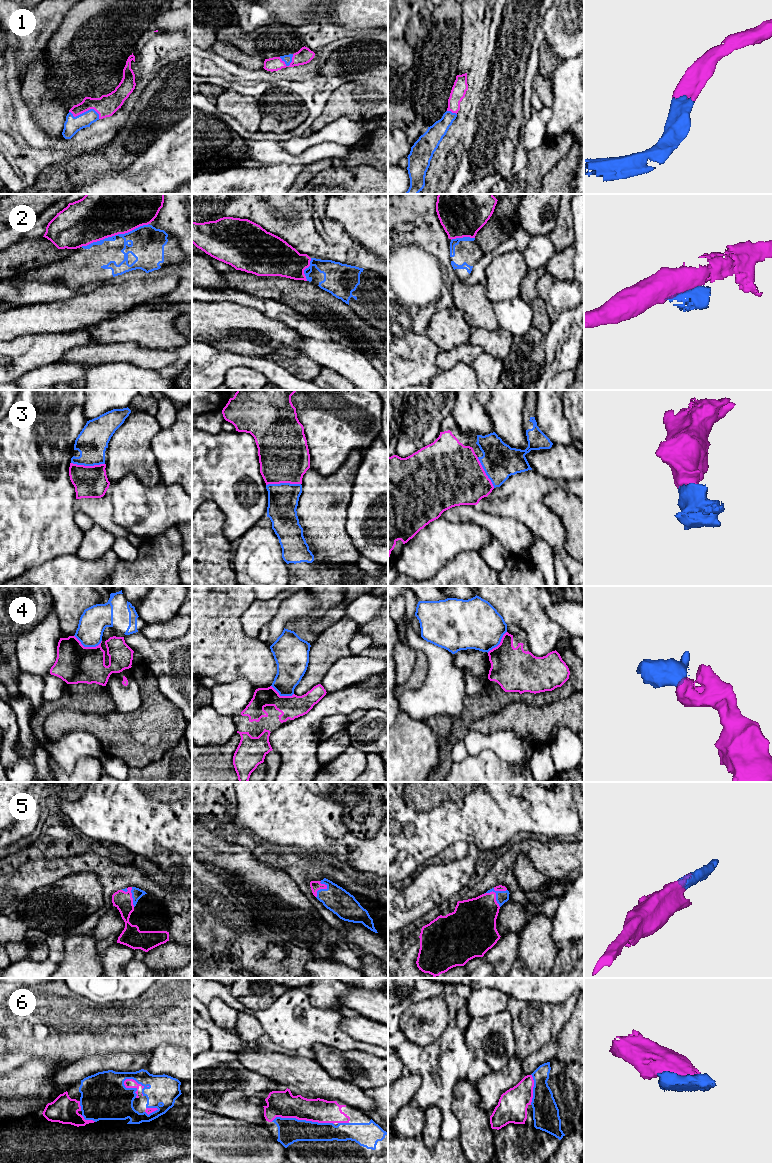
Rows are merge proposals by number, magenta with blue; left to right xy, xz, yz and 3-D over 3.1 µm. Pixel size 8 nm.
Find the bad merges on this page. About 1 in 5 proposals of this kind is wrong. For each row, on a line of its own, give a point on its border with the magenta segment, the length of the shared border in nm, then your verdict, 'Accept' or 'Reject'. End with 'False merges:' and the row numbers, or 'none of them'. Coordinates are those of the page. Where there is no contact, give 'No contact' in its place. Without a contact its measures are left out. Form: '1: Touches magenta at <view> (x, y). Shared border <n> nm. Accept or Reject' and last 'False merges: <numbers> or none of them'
1: Touches magenta at xy (86, 110). Shared border 260 nm. Accept
2: Touches magenta at xy (114, 235). Shared border 550 nm. Reject
3: Touches magenta at xz (283, 482). Shared border 280 nm. Accept
4: Touches magenta at xy (87, 647). Shared border 240 nm. Reject
5: Touches magenta at yz (495, 894). Shared border 190 nm. Accept
6: Touches magenta at xz (302, 1119). Shared border 500 nm. Accept
False merges: 2, 4

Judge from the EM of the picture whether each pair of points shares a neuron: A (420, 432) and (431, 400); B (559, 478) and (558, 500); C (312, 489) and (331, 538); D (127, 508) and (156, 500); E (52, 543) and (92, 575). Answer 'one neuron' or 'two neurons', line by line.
A: one neuron
B: two neurons
C: one neuron
D: one neuron
E: two neurons

